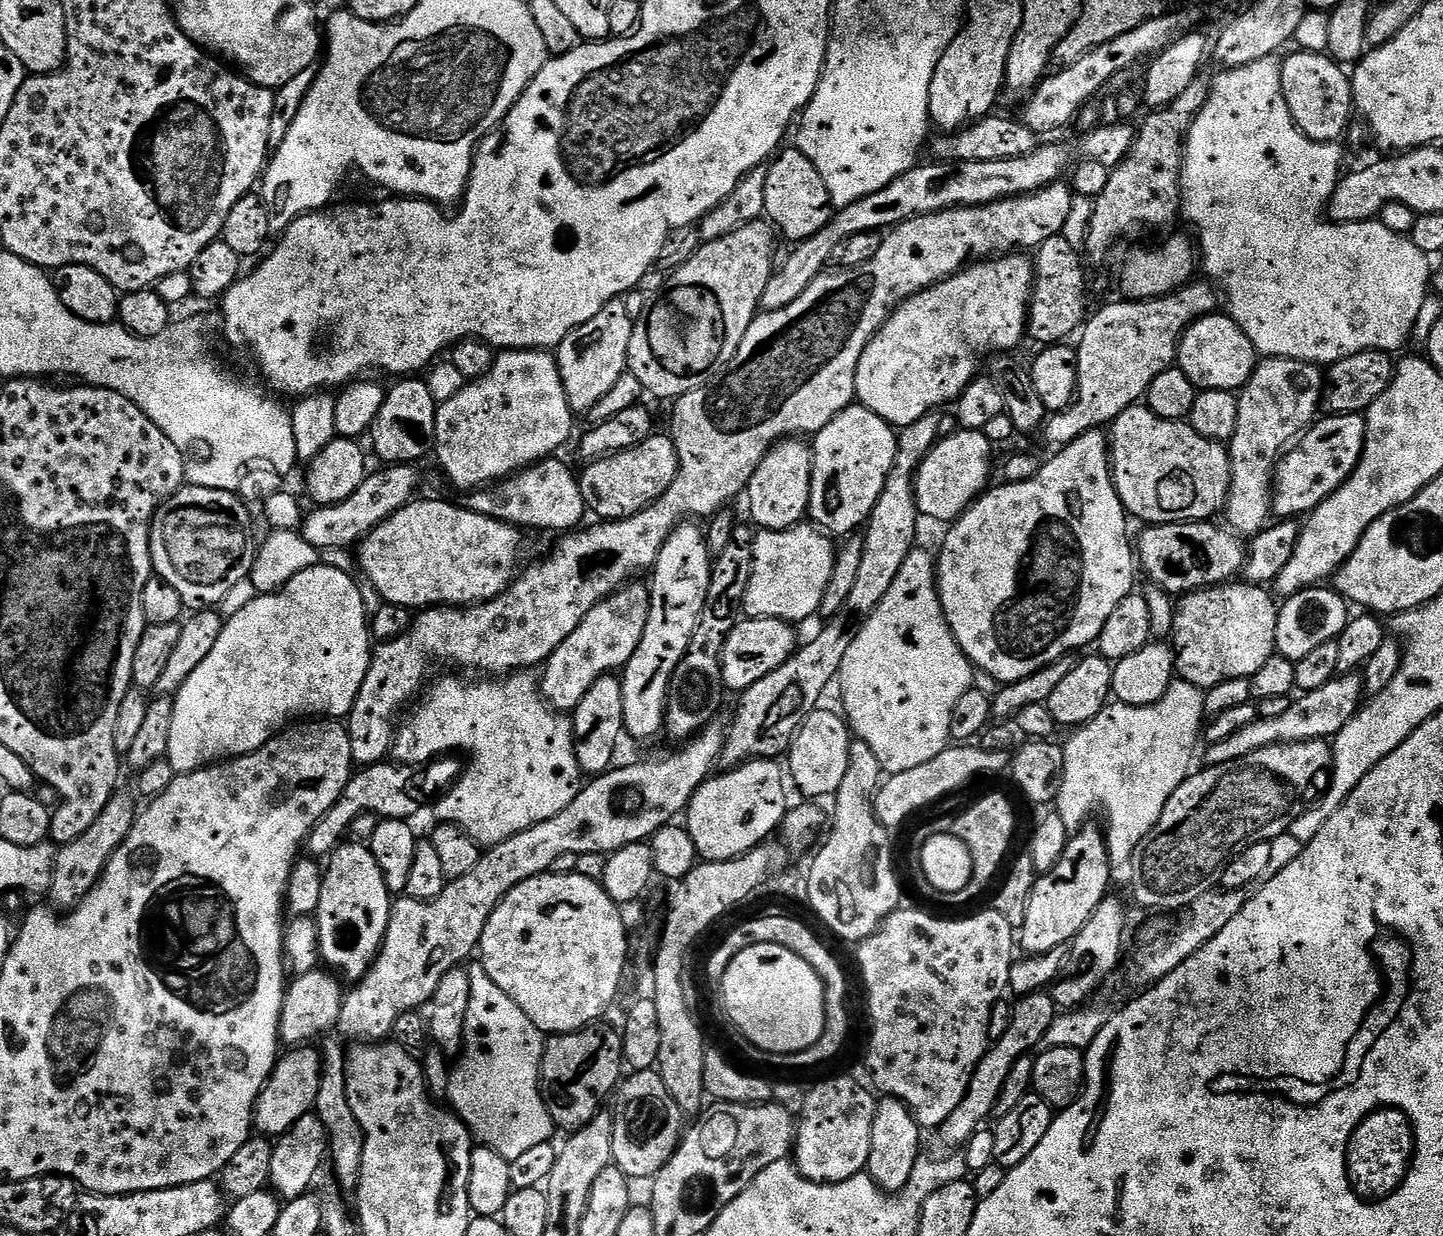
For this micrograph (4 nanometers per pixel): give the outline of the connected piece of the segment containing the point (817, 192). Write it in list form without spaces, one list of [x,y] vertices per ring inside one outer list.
[[[788,147],[767,165],[764,211],[775,231],[785,241],[799,242],[818,234],[818,230],[828,225],[834,212],[826,182],[822,182],[822,174],[818,174],[814,162],[810,162],[810,158],[806,158],[806,154],[802,154],[799,148]]]

